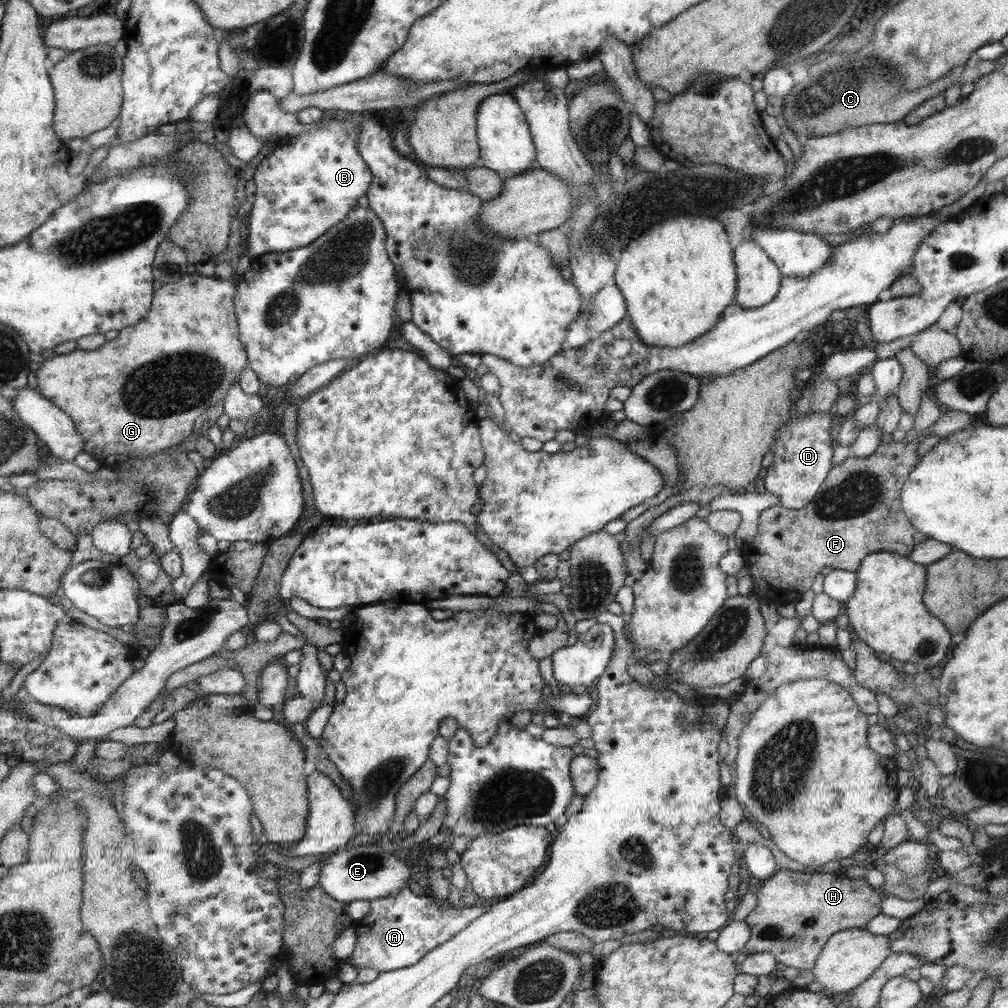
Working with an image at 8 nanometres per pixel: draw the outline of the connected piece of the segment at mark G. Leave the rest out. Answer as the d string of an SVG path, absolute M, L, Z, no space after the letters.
M196 272L183 276L173 284L162 284L152 293L152 306L149 308L149 313L143 316L141 320L137 320L137 323L123 328L124 330L118 334L117 338L107 342L103 347L97 350L75 348L70 353L46 357L36 372L37 389L43 396L46 396L73 418L83 440L85 440L85 452L102 465L107 462L113 464L116 458L123 458L123 456L137 456L137 458L142 459L160 450L166 450L167 447L179 445L183 439L192 434L193 420L199 415L202 416L208 406L215 406L217 402L221 403L229 385L232 382L238 382L239 373L247 367L248 359L244 344L237 340L235 292L236 283L234 281L221 280L214 276L207 278Z

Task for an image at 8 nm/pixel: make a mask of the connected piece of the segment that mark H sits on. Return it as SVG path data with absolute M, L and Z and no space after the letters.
M778 868L755 892L757 904L744 918L751 935L743 951L773 954L785 967L811 970L828 938L841 930L863 929L881 912L879 904L885 895L883 888L871 889L864 877Z

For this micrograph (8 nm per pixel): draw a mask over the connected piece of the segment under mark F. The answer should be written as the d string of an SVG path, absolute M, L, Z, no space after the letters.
M917 440L911 442L879 443L869 456L855 458L848 456L838 465L833 465L825 483L821 484L815 498L803 508L793 510L775 505L766 508L759 514L757 533L749 543L743 542L742 556L746 565L751 570L752 584L761 588L761 580L765 586L779 586L779 590L789 592L805 592L815 578L815 574L823 566L833 569L855 572L860 567L860 562L871 553L895 552L899 556L907 557L917 543L923 542L926 534L913 528L901 508L901 489L909 473L916 467L919 456L915 454Z

